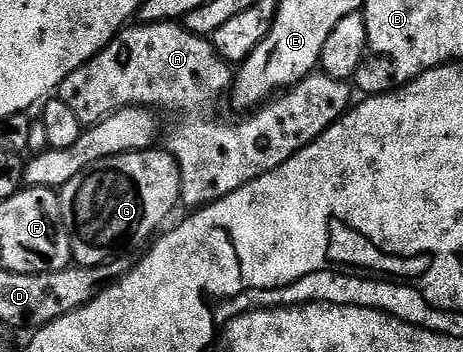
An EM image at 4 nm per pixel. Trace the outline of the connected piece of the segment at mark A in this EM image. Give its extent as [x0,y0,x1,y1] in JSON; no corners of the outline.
[58,21,353,209]

